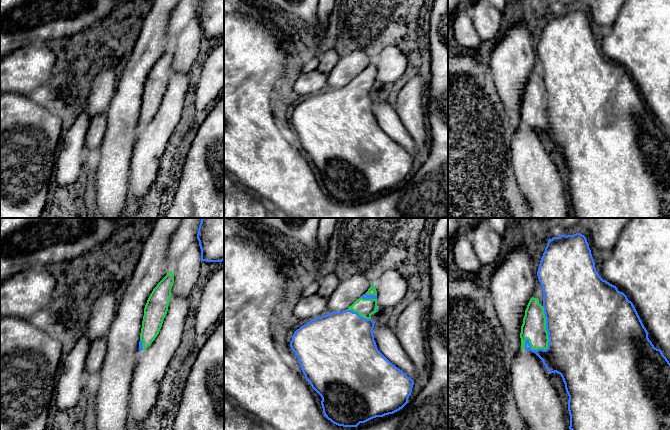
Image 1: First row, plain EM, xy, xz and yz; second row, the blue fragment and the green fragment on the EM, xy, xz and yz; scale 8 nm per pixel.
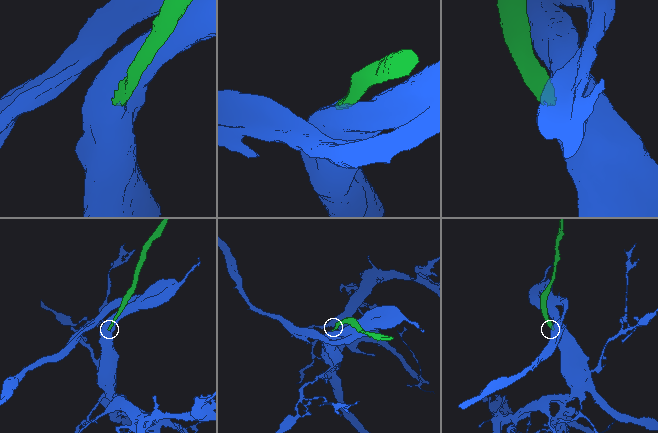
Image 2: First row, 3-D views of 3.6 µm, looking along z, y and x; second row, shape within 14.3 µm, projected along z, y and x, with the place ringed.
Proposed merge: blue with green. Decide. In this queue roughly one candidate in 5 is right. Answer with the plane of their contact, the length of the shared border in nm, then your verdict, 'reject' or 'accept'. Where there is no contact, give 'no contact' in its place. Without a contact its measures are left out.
meets blue in yz; contact 380 nm long; accept

